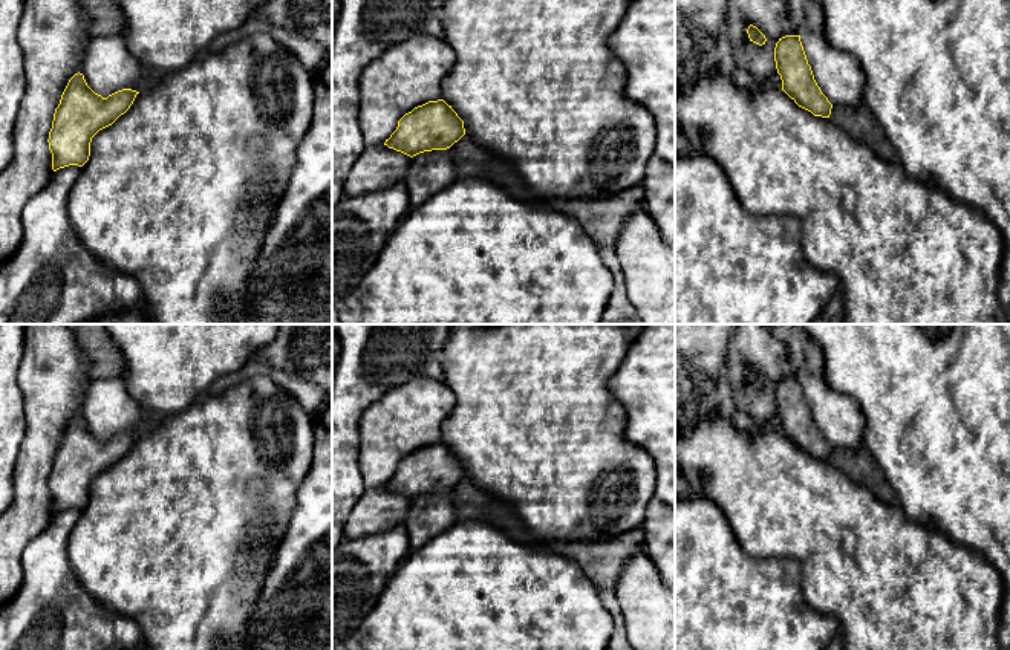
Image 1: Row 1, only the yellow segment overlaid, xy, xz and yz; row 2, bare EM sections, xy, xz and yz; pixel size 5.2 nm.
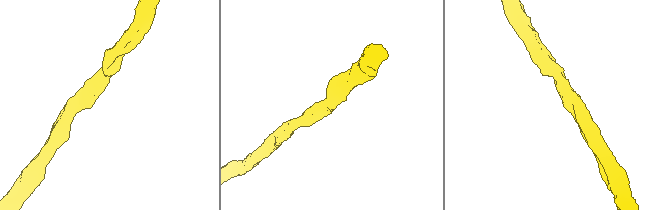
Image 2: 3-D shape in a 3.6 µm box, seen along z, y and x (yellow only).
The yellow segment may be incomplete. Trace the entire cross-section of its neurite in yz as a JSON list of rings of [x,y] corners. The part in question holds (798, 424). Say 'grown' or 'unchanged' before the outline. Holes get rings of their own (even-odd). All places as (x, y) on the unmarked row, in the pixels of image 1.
grown; [[[785,378],[774,390],[774,404],[782,433],[814,459],[829,460],[849,479],[871,491],[878,500],[900,506],[900,500],[883,470],[866,450],[832,448],[817,428],[808,407],[800,378]]]

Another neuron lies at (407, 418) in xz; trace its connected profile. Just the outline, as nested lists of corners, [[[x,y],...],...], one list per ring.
[[[428,376],[410,379],[369,405],[358,422],[358,466],[366,489],[384,486],[398,463],[415,450],[441,442],[441,425],[454,405],[456,396],[445,382]]]

